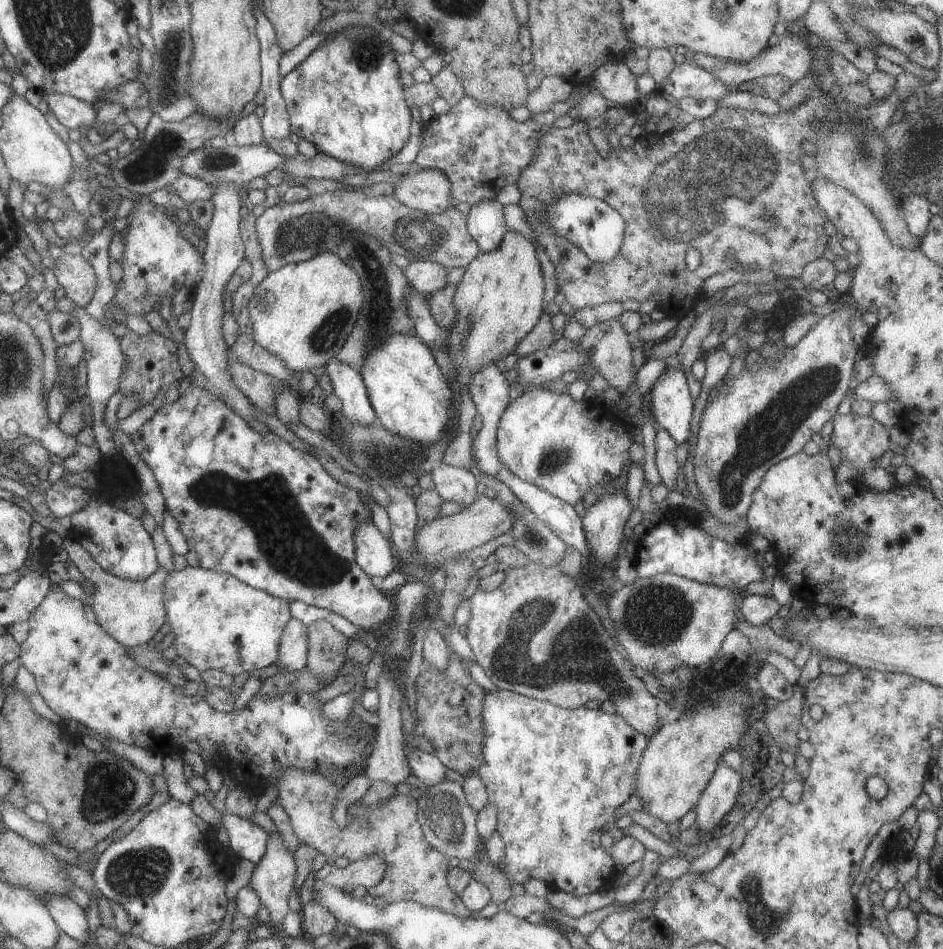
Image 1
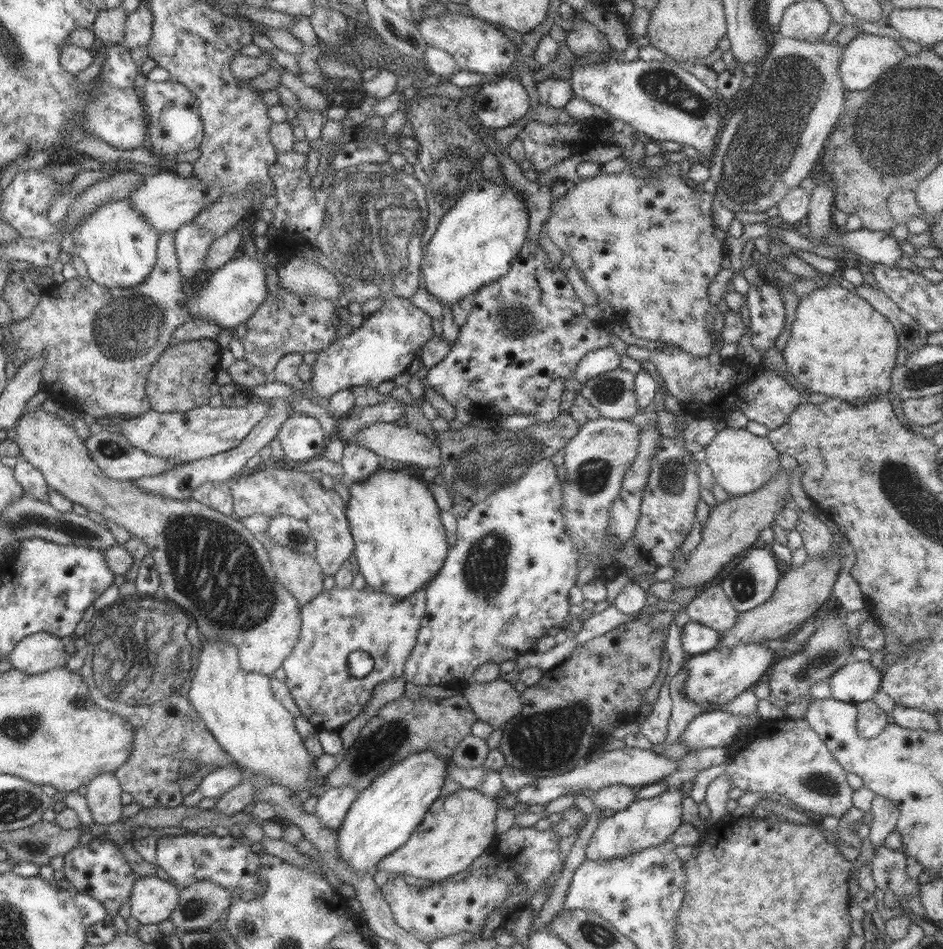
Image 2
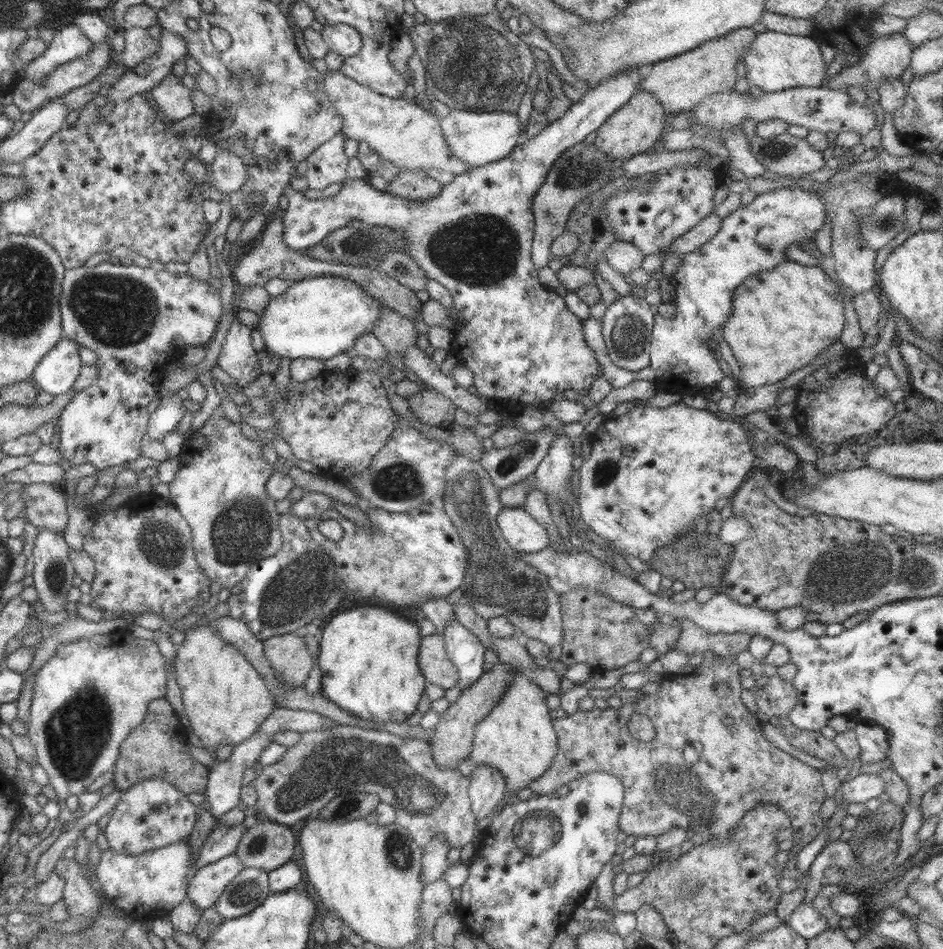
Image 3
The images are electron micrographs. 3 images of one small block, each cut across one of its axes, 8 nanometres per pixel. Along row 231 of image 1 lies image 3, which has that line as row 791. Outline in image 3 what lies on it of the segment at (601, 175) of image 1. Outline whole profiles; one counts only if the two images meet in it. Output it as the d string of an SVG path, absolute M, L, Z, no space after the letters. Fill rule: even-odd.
M711 651L703 653L703 663L701 663L701 669L698 671L693 671L692 673L687 673L686 675L676 673L668 673L665 676L659 686L661 691L656 694L643 694L643 698L639 698L637 702L631 702L631 704L621 704L617 709L607 707L605 709L595 709L592 708L589 711L577 710L573 714L565 715L560 719L553 719L552 725L556 734L556 753L553 757L553 762L551 766L535 778L534 781L529 782L529 790L535 795L542 795L553 792L559 787L567 784L567 782L573 780L580 774L587 773L590 771L603 771L607 774L612 774L613 776L619 778L621 784L624 788L624 798L622 801L622 807L620 811L620 816L618 819L618 828L625 835L644 837L653 836L659 837L660 834L664 834L667 830L673 827L681 828L687 831L691 829L693 833L702 836L704 841L723 841L724 839L729 839L732 836L732 831L739 825L741 818L746 814L747 811L752 810L753 807L761 803L771 803L778 806L780 810L783 810L787 817L790 819L790 828L793 829L793 833L789 838L792 843L792 848L795 846L805 846L811 840L814 840L823 830L825 822L820 816L820 807L825 800L825 792L820 781L820 775L822 772L807 766L807 764L797 760L794 756L785 753L774 745L770 744L762 734L762 728L759 720L755 718L755 713L749 712L741 703L741 698L739 698L739 693L741 692L741 678L743 677L744 671L735 664L734 657L722 657L720 660L713 661L715 655ZM717 682L724 682L728 686L728 691L725 695L719 695L715 692L714 687ZM633 712L638 712L639 714L644 714L651 721L653 728L655 730L654 739L648 742L642 742L636 740L634 737L629 735L627 728L627 721ZM723 716L729 716L733 720L732 724L724 724Z

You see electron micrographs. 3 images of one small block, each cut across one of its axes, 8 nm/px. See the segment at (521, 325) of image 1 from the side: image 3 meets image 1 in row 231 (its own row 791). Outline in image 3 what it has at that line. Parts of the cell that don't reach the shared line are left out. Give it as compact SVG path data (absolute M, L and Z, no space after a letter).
M513 673L499 701L473 730L469 762L475 767L487 765L503 773L505 795L529 786L529 782L543 774L553 762L556 734L548 714L547 703L543 699L547 695L525 675Z

